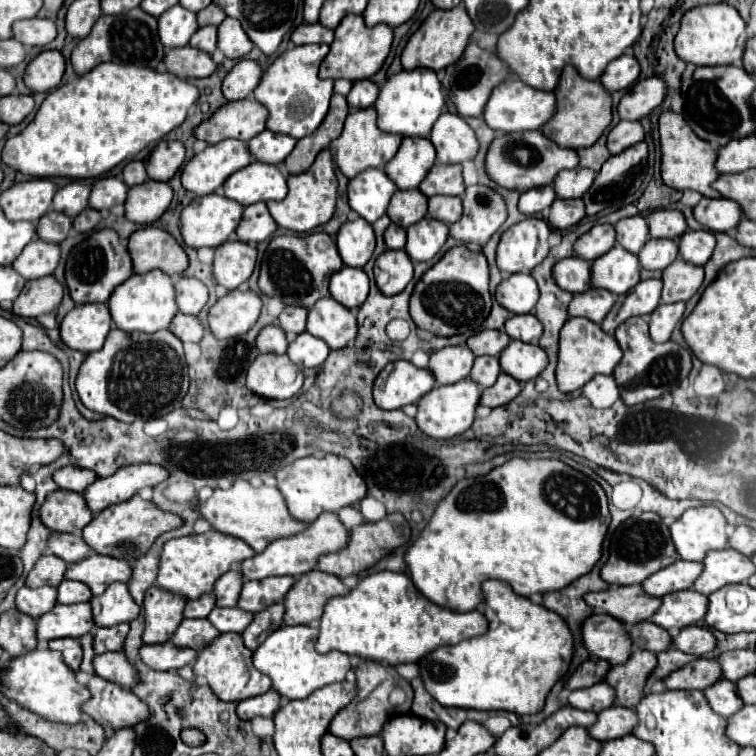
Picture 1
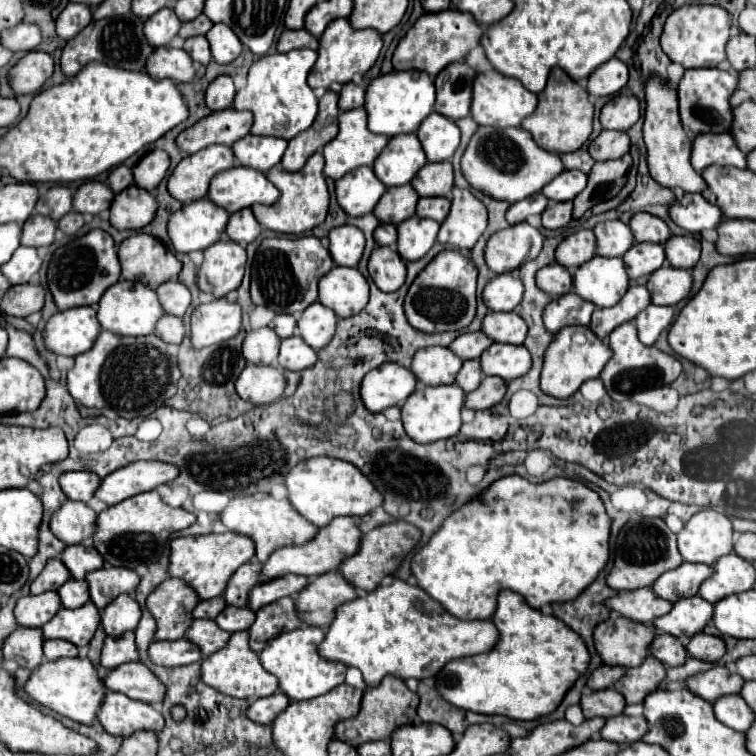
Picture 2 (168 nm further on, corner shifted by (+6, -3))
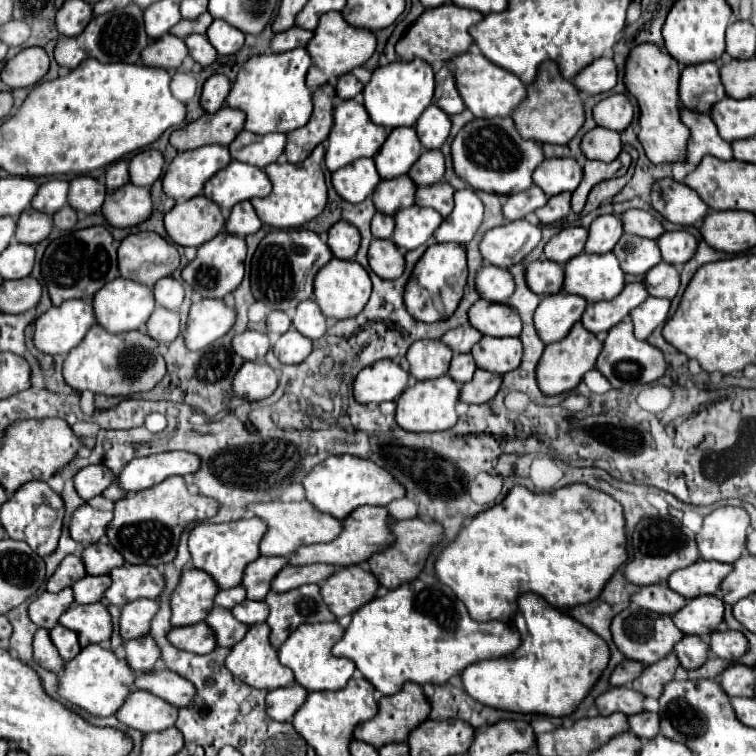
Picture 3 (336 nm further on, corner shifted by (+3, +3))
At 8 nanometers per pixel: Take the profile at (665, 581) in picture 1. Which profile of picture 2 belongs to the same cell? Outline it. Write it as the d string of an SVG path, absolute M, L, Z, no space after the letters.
M682 563L674 571L666 571L654 585L654 593L670 603L676 603L682 597L692 597L698 593L700 585L714 573L710 565L690 565Z

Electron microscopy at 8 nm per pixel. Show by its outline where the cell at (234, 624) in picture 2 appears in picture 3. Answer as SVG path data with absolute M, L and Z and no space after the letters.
M245 599L245 603L239 603L237 607L231 609L233 617L245 625L255 625L255 623L263 623L269 615L269 609L263 601L249 601Z

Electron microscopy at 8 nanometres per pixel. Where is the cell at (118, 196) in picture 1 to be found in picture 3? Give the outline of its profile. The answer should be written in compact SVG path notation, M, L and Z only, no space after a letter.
M75 177L69 187L69 205L77 211L95 213L105 201L105 183L93 177Z

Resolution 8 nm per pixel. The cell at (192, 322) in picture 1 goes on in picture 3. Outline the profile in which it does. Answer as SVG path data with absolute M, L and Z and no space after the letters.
M157 307L147 321L147 333L159 343L171 343L179 335L179 313Z

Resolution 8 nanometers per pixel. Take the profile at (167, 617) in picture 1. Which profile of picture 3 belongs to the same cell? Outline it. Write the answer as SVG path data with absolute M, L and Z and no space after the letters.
M185 569L179 579L179 587L171 595L171 625L195 625L203 621L213 609L213 597L219 591L217 583L205 571Z

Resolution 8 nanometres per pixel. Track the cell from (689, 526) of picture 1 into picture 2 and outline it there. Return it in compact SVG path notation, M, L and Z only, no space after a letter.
M716 509L696 513L678 533L678 549L688 563L714 565L720 557L734 551L732 521Z

